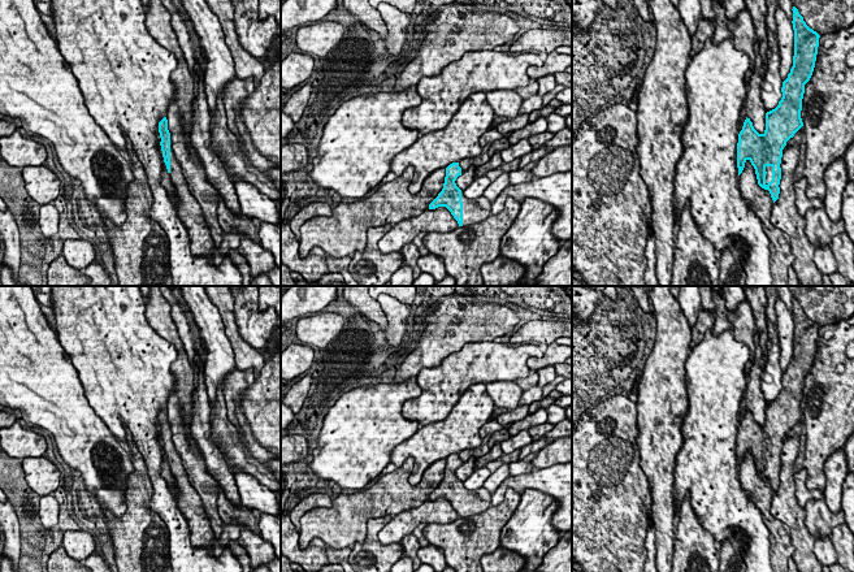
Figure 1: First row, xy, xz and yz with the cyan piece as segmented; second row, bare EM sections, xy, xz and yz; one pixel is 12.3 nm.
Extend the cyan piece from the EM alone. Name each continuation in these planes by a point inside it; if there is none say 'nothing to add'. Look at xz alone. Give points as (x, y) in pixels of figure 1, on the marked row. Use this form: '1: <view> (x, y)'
1: xz (475, 211)

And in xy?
1: xy (189, 211)

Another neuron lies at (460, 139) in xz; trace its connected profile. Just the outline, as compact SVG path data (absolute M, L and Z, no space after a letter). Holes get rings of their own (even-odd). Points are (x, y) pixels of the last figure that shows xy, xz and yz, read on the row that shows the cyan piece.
M485 92L469 95L446 127L424 134L411 147L399 152L390 164L390 172L399 177L412 166L409 192L419 194L433 172L463 159L480 156L480 138L490 129L494 117Z

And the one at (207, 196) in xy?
M149 0L146 8L146 27L149 35L177 58L177 69L172 81L177 95L172 100L166 120L173 144L173 152L182 168L188 191L199 203L204 221L213 238L214 246L222 242L224 231L217 218L218 192L208 182L203 164L188 140L192 121L194 77L188 70L183 51L172 26L172 16L161 0Z

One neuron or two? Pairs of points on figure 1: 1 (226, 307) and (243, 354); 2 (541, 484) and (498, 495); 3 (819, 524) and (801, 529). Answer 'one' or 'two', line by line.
1: one
2: one
3: two

